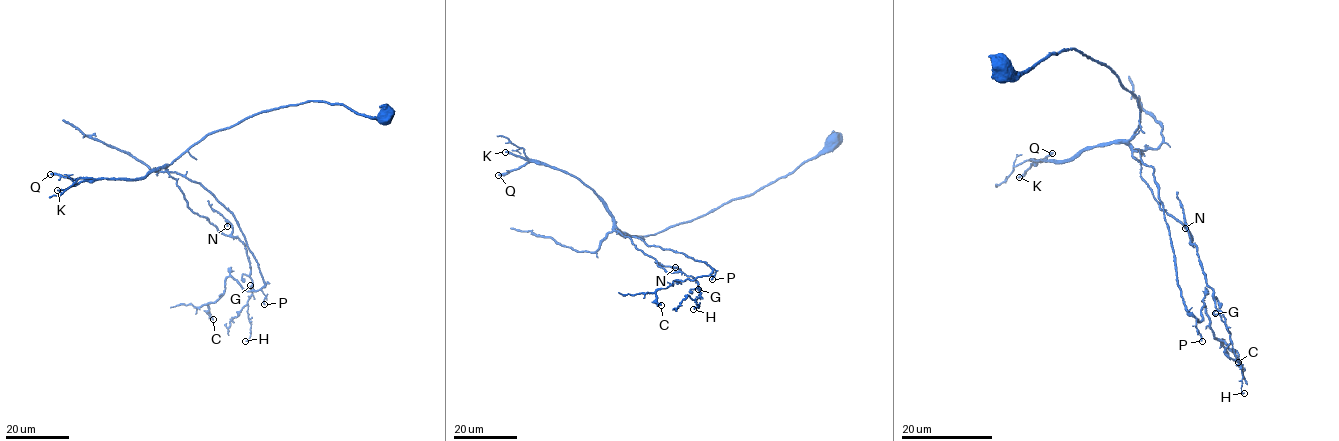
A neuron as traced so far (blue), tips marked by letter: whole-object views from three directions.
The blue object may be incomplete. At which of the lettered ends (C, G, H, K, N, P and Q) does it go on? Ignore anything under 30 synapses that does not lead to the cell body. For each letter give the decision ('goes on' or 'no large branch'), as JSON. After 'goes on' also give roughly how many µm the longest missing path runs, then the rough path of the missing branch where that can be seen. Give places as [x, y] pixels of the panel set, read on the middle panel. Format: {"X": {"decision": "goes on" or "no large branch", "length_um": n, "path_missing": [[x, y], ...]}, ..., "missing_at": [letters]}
{"C": {"decision": "no large branch"}, "G": {"decision": "no large branch"}, "H": {"decision": "no large branch"}, "K": {"decision": "goes on", "length_um": 130}, "N": {"decision": "no large branch"}, "P": {"decision": "no large branch"}, "Q": {"decision": "goes on", "length_um": 60}, "missing_at": ["K", "Q"]}

